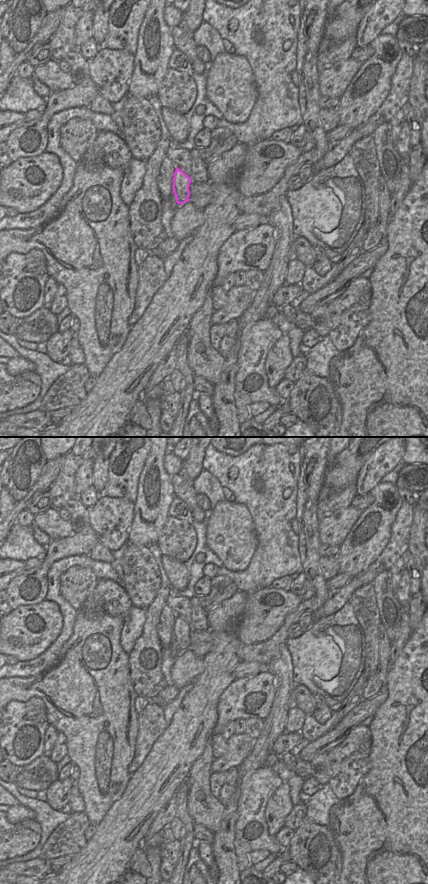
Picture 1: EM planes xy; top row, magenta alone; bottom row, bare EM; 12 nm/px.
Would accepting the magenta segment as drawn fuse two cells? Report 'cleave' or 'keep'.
keep

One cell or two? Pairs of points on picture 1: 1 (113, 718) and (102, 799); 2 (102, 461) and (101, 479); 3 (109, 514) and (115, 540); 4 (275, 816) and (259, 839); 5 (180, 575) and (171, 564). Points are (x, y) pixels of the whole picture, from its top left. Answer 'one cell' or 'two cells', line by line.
1: one cell
2: one cell
3: one cell
4: two cells
5: one cell

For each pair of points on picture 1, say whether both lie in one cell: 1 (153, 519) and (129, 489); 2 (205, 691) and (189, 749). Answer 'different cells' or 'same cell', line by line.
1: different cells
2: same cell

